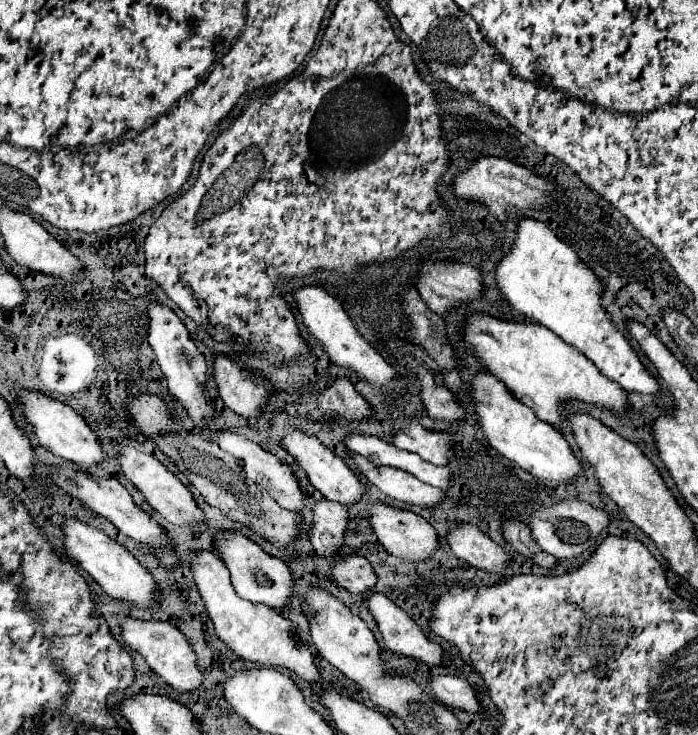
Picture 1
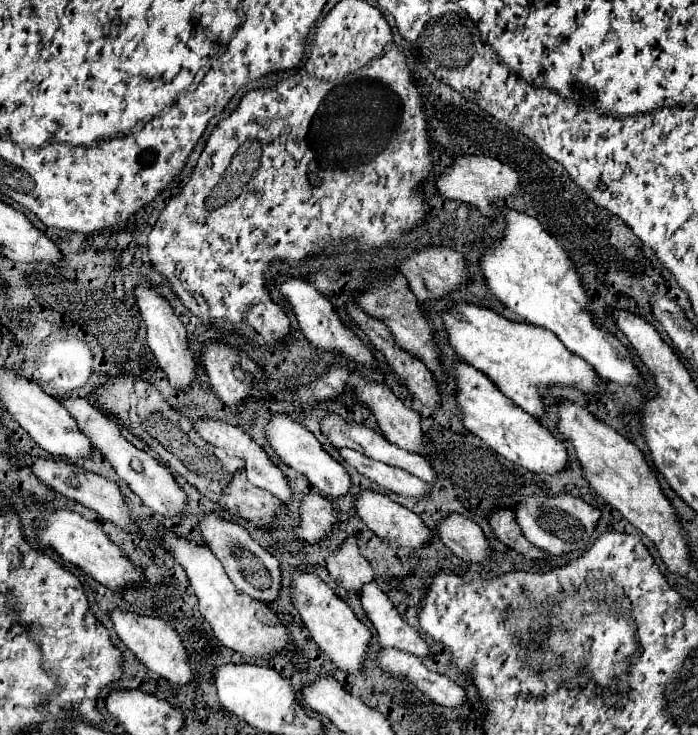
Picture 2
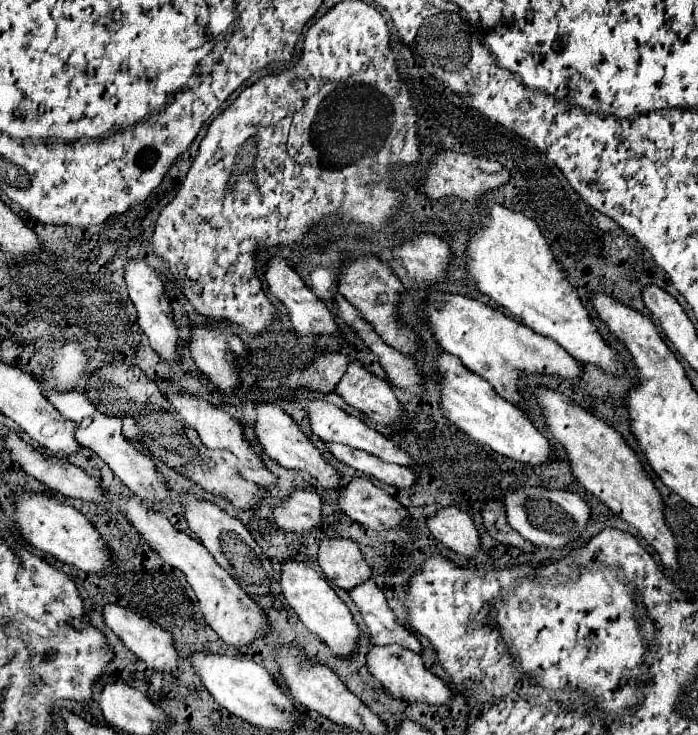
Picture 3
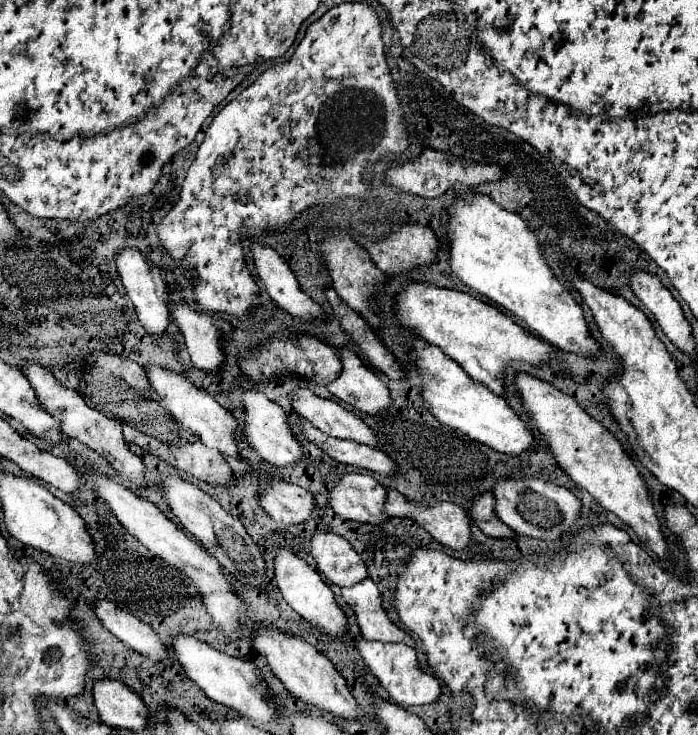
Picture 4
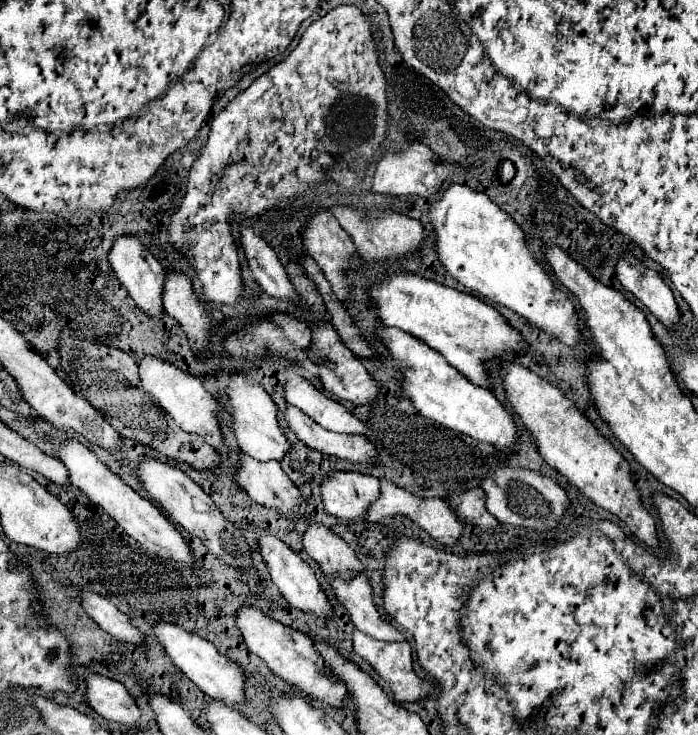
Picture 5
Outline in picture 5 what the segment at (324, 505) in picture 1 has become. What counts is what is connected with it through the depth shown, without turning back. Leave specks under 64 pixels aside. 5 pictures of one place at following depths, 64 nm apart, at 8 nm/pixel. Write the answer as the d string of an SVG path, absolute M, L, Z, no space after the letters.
M242 456L238 462L236 482L256 504L274 508L282 516L304 514L300 508L304 502L300 490L290 482L276 460L260 462L250 456Z

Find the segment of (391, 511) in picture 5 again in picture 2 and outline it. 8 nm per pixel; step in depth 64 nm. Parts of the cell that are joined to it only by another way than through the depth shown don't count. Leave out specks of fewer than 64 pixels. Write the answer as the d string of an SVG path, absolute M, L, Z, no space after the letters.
M446 516L438 524L438 534L442 542L452 550L452 554L466 562L482 564L492 558L492 546L486 540L482 528L466 516Z

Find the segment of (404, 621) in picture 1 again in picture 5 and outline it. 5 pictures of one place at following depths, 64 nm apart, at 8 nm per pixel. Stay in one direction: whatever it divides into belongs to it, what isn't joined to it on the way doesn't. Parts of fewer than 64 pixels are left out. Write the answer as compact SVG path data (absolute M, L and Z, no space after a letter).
M358 574L350 582L328 576L328 582L332 584L336 598L344 604L354 626L360 632L364 632L370 638L378 638L378 640L386 640L386 642L404 640L404 634L400 630L396 630L394 626L390 626L390 622L384 622L384 618L380 616L376 604L372 602L372 584L366 574Z

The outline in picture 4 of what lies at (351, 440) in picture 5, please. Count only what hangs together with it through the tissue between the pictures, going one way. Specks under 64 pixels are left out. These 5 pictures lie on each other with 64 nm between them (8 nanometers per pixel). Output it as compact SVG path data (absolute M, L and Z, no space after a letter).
M302 420L302 432L310 442L318 444L328 456L332 456L340 464L364 468L364 470L370 470L370 472L376 472L382 476L398 474L398 464L394 464L394 460L390 460L384 452L380 452L376 448L370 448L364 444L354 444L350 440L330 438L330 436L322 434L318 428L314 428L312 424L308 424L306 420Z

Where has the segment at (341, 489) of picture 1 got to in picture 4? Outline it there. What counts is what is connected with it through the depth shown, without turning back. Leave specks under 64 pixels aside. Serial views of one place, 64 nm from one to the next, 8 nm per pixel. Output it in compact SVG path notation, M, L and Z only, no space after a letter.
M248 390L242 394L244 398L244 410L246 410L246 426L244 426L244 434L248 444L270 464L274 466L290 466L296 464L304 458L302 446L300 442L294 438L290 424L288 424L288 416L286 412L272 400L268 400L262 392L258 390Z

